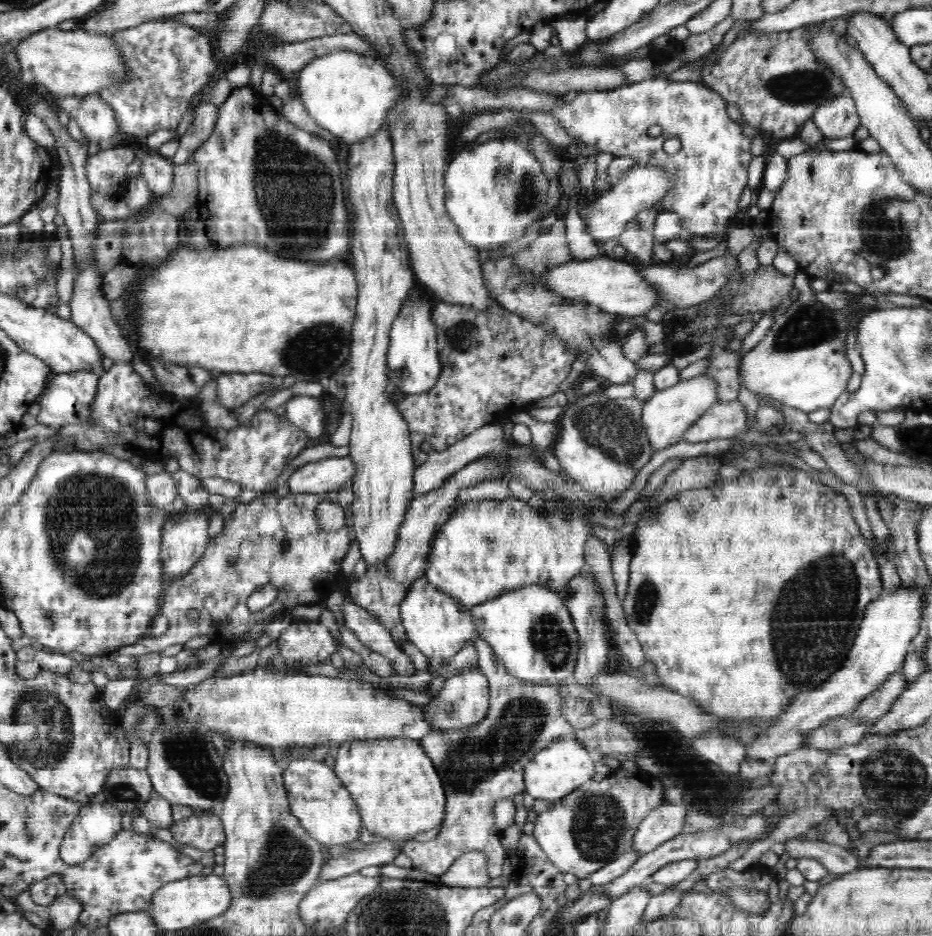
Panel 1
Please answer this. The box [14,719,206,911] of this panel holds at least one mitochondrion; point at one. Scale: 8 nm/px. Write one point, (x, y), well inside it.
(123, 792)

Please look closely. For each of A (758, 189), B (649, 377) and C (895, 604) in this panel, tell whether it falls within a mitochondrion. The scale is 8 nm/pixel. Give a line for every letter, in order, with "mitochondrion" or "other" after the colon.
A: other
B: other
C: other

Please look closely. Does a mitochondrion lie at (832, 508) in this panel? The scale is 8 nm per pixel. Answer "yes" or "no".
no

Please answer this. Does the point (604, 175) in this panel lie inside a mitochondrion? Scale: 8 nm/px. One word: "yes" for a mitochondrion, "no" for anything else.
no

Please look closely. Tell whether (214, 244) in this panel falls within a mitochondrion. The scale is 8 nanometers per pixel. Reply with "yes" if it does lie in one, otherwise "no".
no

